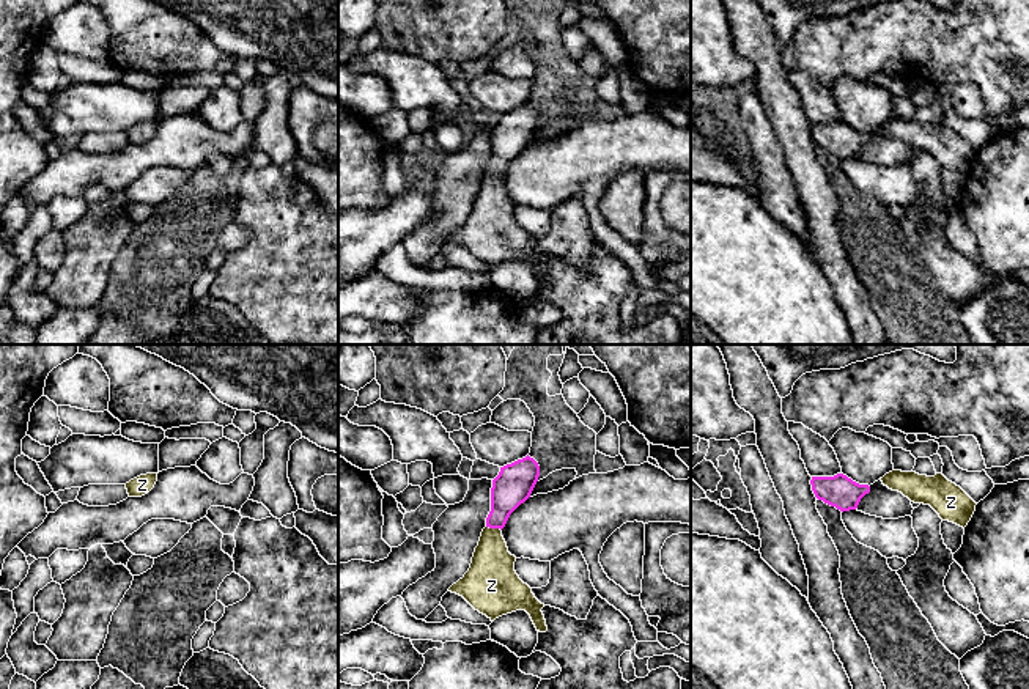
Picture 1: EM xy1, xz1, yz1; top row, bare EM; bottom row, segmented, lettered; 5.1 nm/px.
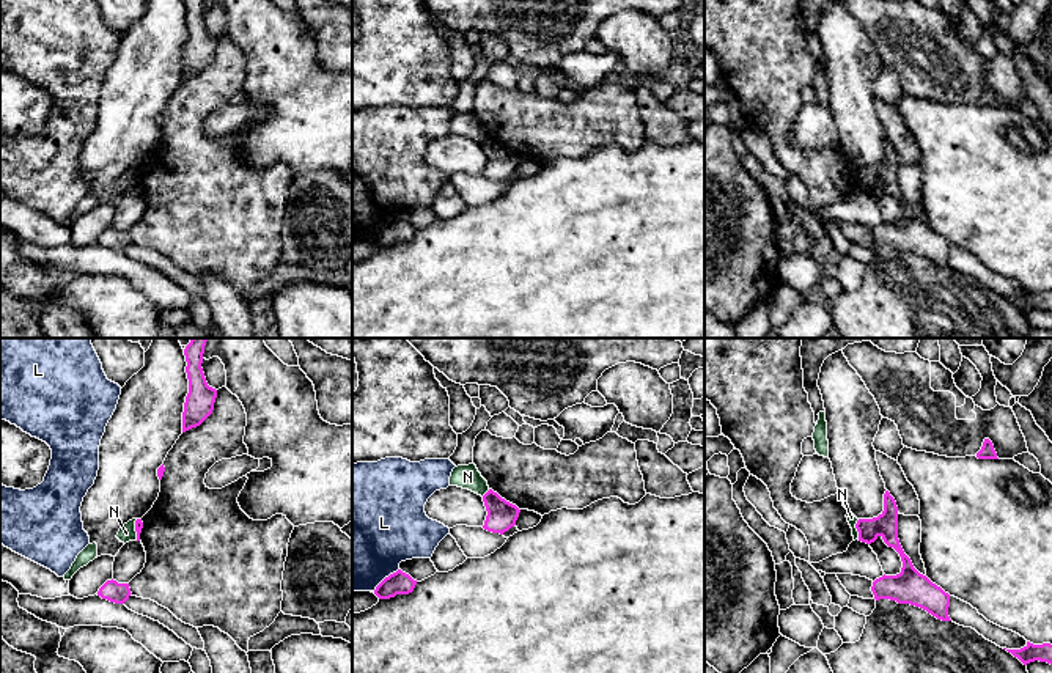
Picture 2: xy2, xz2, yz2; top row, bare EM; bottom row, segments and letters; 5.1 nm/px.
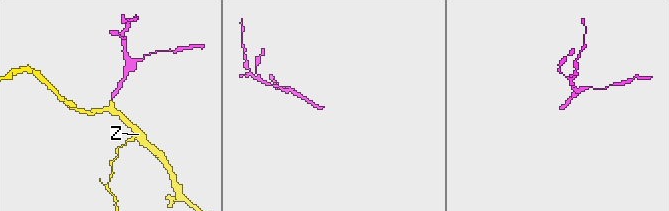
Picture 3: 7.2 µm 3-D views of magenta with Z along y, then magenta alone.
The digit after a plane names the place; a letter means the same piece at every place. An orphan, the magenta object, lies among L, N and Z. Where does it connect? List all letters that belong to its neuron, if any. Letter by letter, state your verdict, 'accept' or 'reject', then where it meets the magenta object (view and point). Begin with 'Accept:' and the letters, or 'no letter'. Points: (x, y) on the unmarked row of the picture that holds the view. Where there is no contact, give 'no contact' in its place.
Accept: Z
L: reject | xz2 (386, 225)
N: reject | yz2 (857, 176)
Z: accept | xz1 (494, 175)

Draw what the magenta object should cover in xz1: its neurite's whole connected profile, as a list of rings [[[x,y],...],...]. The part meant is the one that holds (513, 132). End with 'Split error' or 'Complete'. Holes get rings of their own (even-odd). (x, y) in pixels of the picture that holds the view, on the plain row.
[[[529,102],[500,115],[499,123],[492,127],[491,159],[470,216],[448,239],[463,244],[491,269],[516,258],[526,258],[537,278],[546,280],[548,274],[541,260],[544,252],[516,222],[516,204],[508,200],[502,184],[510,162],[530,145],[538,124],[540,113]]]. Split error

